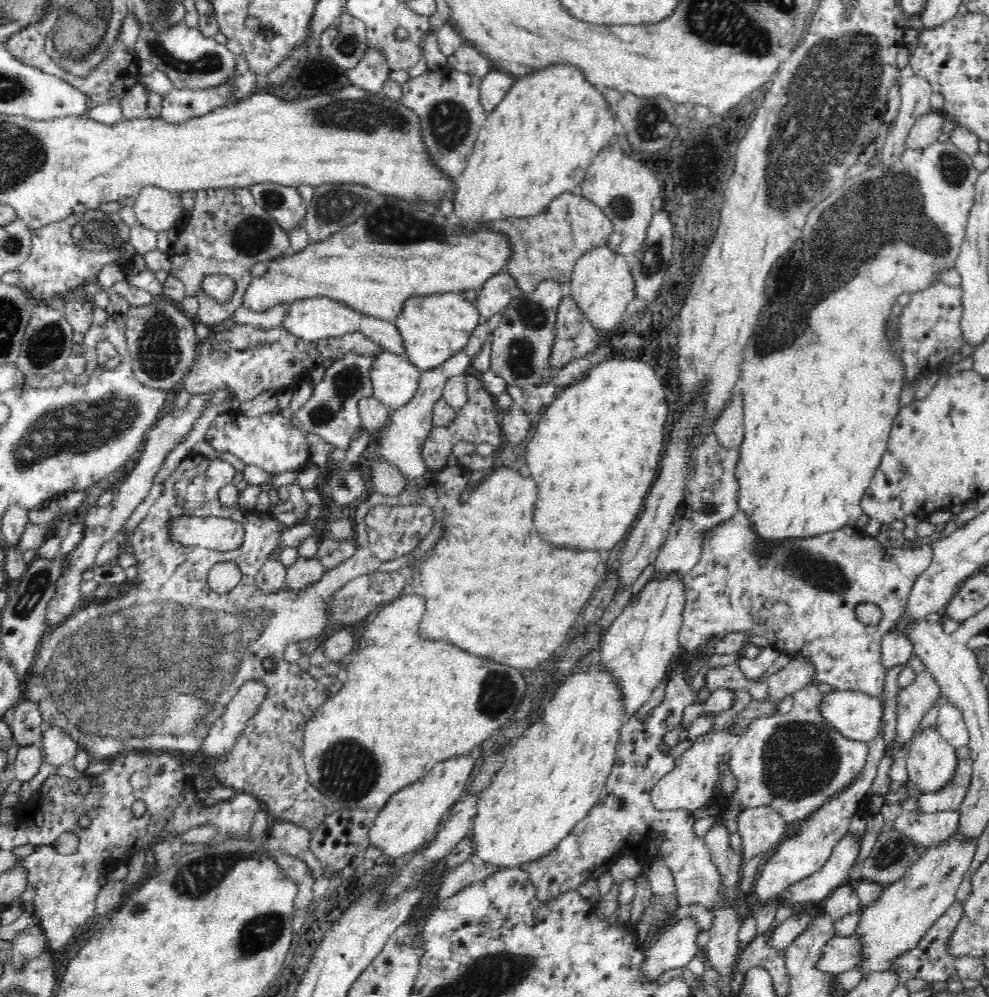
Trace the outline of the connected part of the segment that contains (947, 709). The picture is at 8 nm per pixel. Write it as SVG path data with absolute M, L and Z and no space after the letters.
M941 701L934 727L948 744L955 747L968 746L969 730L963 714L950 701Z

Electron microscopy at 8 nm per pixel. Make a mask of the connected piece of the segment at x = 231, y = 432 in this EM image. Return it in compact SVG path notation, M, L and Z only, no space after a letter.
M236 411L218 415L210 422L205 440L220 453L230 452L246 465L258 466L274 474L286 470L296 472L310 462L304 430L293 424L290 414L278 411L264 412L260 416L244 416Z

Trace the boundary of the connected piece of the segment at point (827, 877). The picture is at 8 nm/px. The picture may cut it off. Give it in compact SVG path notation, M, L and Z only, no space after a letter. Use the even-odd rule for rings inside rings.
M849 834L840 840L828 862L808 878L791 884L780 894L786 904L810 904L824 900L849 878L847 870L852 868L860 851L860 839Z

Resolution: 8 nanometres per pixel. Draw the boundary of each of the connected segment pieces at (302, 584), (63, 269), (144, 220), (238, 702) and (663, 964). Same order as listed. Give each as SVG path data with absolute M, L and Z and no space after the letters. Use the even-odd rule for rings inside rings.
M298 556L294 560L294 564L288 566L286 586L289 586L291 590L297 590L297 592L308 588L308 586L312 587L316 582L320 581L325 570L318 556L312 556L312 558Z
M72 216L31 232L32 248L30 254L17 268L19 274L17 285L20 288L26 288L36 300L45 302L52 298L61 298L65 293L73 292L88 282L96 282L100 270L106 264L123 264L135 252L135 248L129 241L112 248L83 249L76 246L70 230L78 220L80 216Z
M144 187L135 197L133 210L138 224L157 234L173 229L183 216L180 195L158 187Z
M250 680L242 686L239 694L230 701L226 712L216 719L212 730L209 730L204 739L201 749L206 756L218 757L232 748L246 721L256 712L264 698L264 692L264 686L257 680Z
M691 914L677 919L677 921L666 929L660 940L652 944L644 962L647 978L652 981L658 978L660 973L668 970L684 969L694 956L700 955L698 948L698 934L700 934L700 923Z

